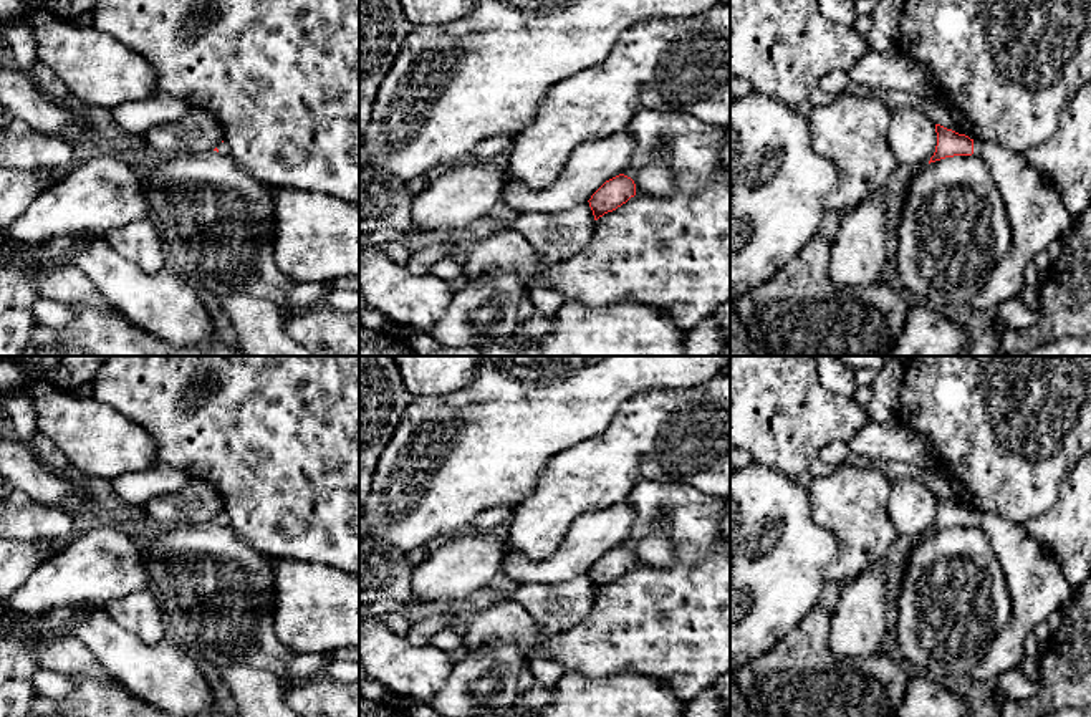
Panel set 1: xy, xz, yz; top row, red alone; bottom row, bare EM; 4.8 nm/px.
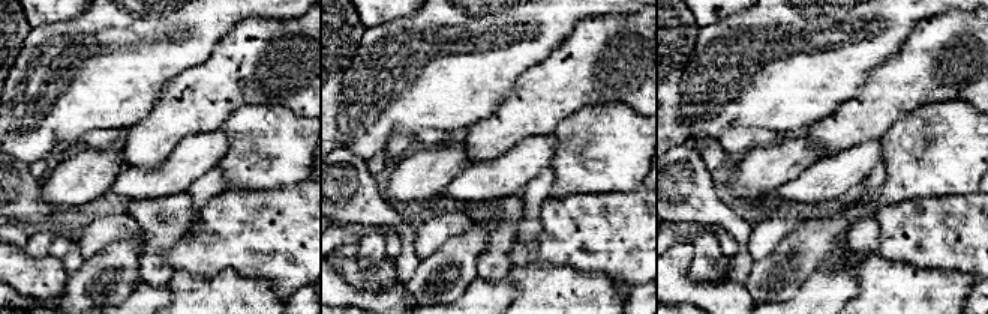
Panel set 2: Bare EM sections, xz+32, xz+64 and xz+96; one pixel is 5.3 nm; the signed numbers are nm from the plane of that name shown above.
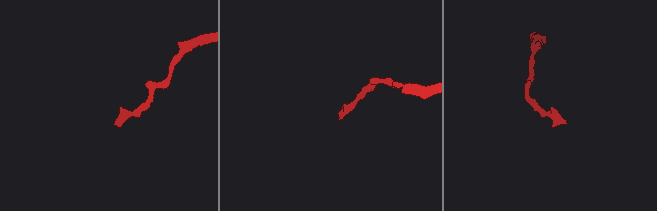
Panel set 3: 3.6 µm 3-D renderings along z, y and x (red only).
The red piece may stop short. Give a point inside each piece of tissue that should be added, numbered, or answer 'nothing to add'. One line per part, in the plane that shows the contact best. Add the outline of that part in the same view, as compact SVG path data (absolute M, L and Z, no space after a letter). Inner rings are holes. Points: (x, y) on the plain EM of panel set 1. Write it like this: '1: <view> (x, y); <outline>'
1: yz (1037, 583); M973 513L973 525L990 538L1007 576L1013 603L1008 624L997 634L985 657L970 671L975 682L990 686L1025 657L1023 642L1033 629L1071 598L1063 566L1023 527L995 513Z

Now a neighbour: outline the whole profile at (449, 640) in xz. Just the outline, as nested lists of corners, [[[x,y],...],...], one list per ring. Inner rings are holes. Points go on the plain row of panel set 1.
[[[455,626],[440,631],[432,641],[432,646],[447,654],[455,651],[460,644],[464,644],[464,634],[459,633]]]

